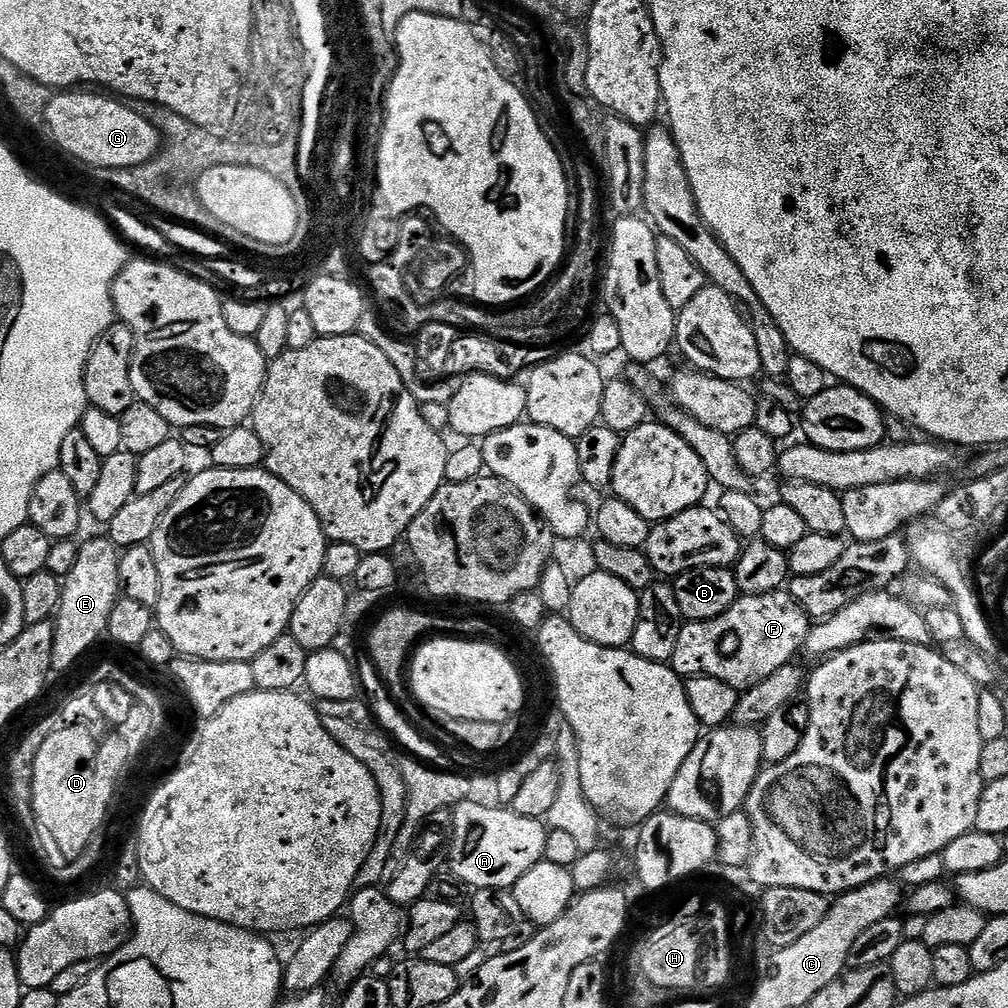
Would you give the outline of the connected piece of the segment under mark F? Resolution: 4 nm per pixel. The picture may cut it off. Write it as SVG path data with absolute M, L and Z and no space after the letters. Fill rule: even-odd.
M787 591L741 595L718 618L685 623L678 634L670 666L682 678L709 676L743 690L793 663L796 651L799 653L804 647L809 627L810 617Z

